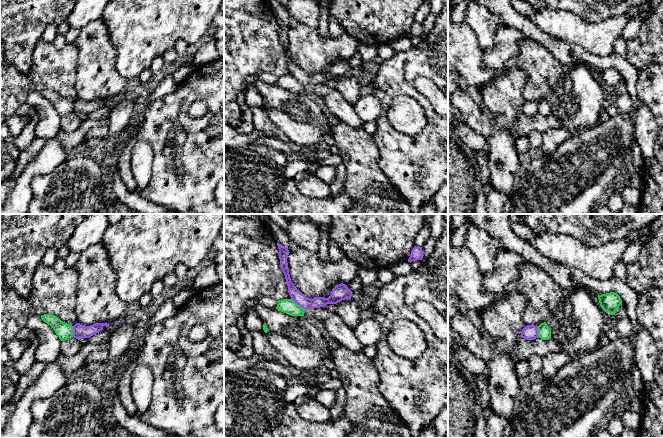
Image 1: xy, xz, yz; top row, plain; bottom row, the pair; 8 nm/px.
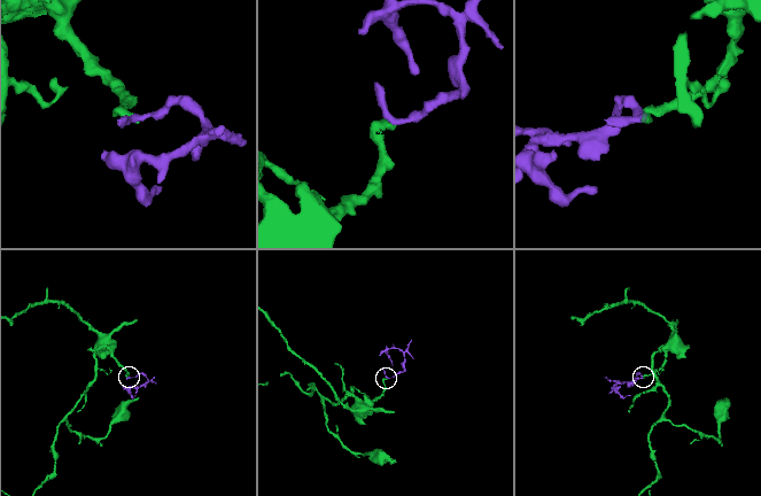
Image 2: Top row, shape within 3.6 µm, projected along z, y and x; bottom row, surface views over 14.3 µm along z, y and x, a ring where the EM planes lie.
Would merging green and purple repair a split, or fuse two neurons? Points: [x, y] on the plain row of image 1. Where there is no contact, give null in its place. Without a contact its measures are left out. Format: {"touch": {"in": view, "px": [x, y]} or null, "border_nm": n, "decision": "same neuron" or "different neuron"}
{"touch": {"in": "xz", "px": [298, 81]}, "border_nm": 150, "decision": "different neuron"}

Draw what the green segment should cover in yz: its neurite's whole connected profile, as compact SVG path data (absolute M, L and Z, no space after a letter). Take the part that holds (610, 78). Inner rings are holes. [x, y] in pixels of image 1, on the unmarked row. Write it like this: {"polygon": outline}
{"polygon": "M610 68L607 70L598 71L599 79L604 87L615 91L617 85L622 81L622 76L617 69Z"}

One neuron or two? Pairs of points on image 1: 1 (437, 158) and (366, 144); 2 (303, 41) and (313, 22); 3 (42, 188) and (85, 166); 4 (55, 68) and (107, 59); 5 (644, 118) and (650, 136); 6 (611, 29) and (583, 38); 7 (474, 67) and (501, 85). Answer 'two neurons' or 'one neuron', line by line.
1: two neurons
2: two neurons
3: one neuron
4: two neurons
5: one neuron
6: one neuron
7: two neurons

